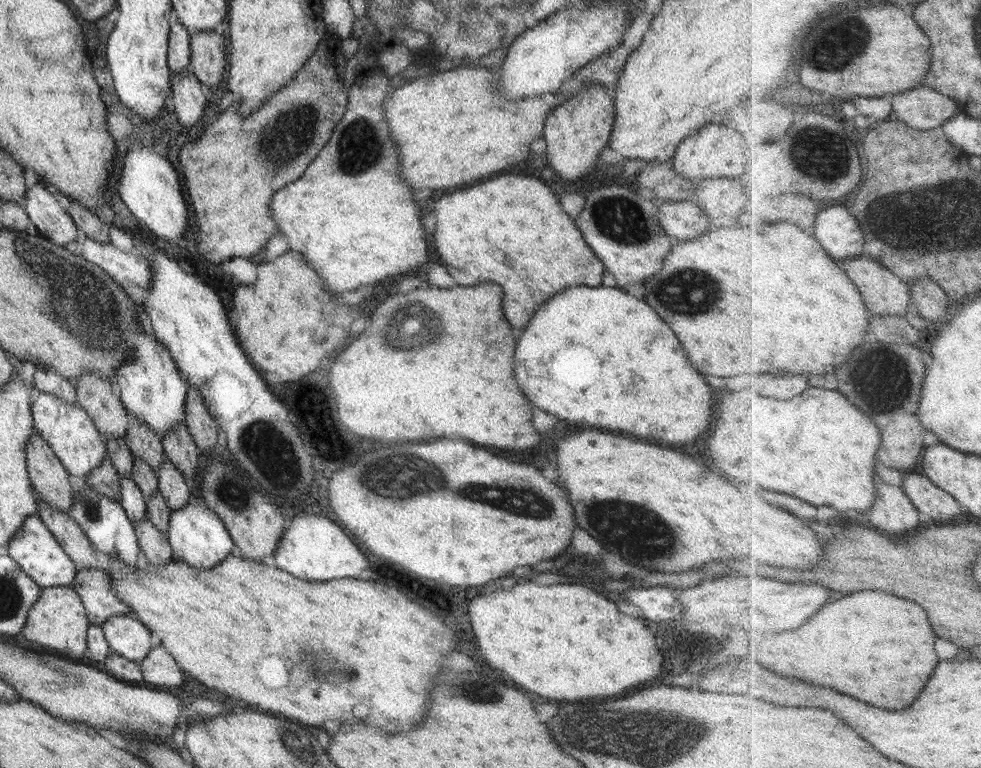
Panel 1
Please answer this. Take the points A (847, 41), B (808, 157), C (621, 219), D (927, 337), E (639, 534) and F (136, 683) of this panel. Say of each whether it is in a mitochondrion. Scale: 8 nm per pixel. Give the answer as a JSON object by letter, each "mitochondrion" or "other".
{"A":"mitochondrion","B":"mitochondrion","C":"mitochondrion","D":"other","E":"mitochondrion","F":"other"}

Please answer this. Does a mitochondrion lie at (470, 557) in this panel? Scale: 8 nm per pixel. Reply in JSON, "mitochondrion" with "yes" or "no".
{"mitochondrion":"no"}

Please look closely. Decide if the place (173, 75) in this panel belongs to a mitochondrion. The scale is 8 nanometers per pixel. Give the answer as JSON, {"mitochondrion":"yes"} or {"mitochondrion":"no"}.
{"mitochondrion":"no"}

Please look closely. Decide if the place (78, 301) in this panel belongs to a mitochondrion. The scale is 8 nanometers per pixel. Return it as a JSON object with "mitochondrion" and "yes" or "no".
{"mitochondrion":"yes"}

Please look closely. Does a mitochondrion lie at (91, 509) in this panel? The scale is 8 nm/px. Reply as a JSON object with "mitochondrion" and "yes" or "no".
{"mitochondrion":"yes"}

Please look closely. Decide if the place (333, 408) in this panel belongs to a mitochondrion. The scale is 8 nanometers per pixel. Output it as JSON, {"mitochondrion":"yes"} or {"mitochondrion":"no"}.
{"mitochondrion":"no"}

